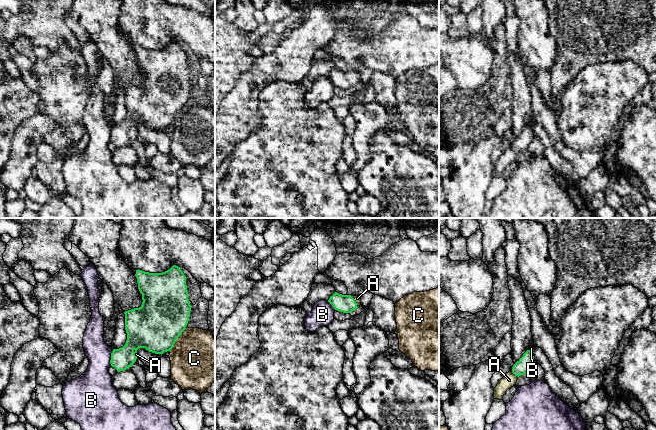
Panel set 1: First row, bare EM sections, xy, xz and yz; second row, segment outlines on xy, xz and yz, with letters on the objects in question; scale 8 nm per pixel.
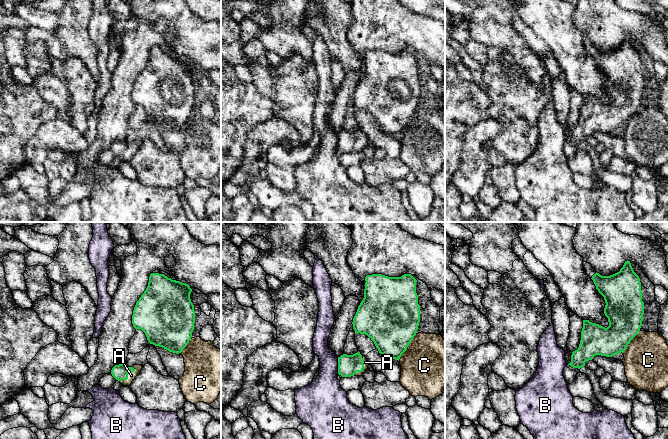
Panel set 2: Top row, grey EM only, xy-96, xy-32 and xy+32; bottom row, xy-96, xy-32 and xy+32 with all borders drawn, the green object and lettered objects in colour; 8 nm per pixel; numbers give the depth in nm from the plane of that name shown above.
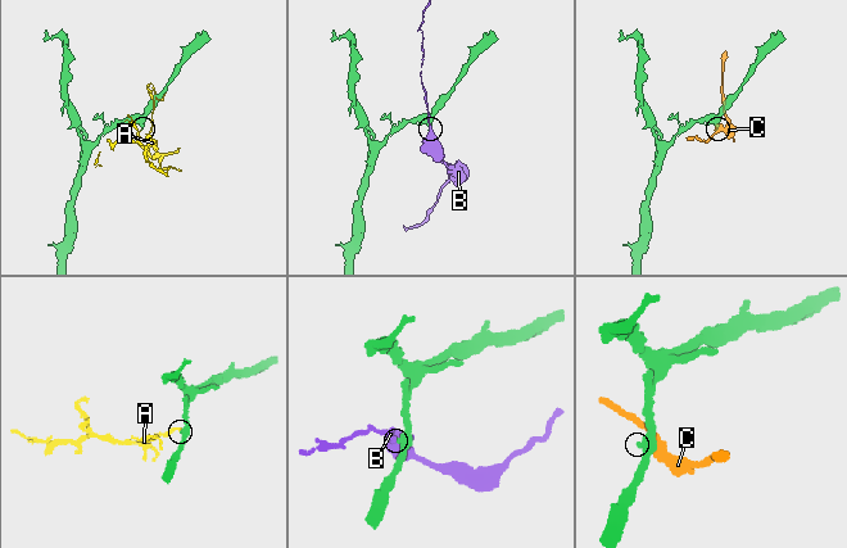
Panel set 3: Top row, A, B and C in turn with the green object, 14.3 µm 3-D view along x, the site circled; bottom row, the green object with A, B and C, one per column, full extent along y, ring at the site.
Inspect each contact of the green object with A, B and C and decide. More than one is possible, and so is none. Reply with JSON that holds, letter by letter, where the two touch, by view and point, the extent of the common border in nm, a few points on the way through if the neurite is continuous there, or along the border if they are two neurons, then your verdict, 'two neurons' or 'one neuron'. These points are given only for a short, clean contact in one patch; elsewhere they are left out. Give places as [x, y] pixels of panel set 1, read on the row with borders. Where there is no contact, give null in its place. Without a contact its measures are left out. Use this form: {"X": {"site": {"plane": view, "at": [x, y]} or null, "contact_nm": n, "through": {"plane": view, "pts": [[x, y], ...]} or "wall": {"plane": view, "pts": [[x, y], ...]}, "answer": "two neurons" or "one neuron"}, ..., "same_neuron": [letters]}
{"A": {"site": {"plane": "yz", "at": [514, 374]}, "contact_nm": 80, "through": {"plane": "yz", "pts": [[521, 367], [514, 374], [509, 380]]}, "answer": "one neuron"}, "B": {"site": {"plane": "xy", "at": [111, 357]}, "contact_nm": 140, "wall": {"plane": "xy", "pts": [[113, 349], [110, 355], [110, 365]]}, "answer": "two neurons"}, "C": {"site": {"plane": "xy", "at": [176, 339]}, "contact_nm": 240, "wall": {"plane": "xy", "pts": [[186, 328], [170, 351]]}, "answer": "two neurons"}, "same_neuron": ["A"]}

